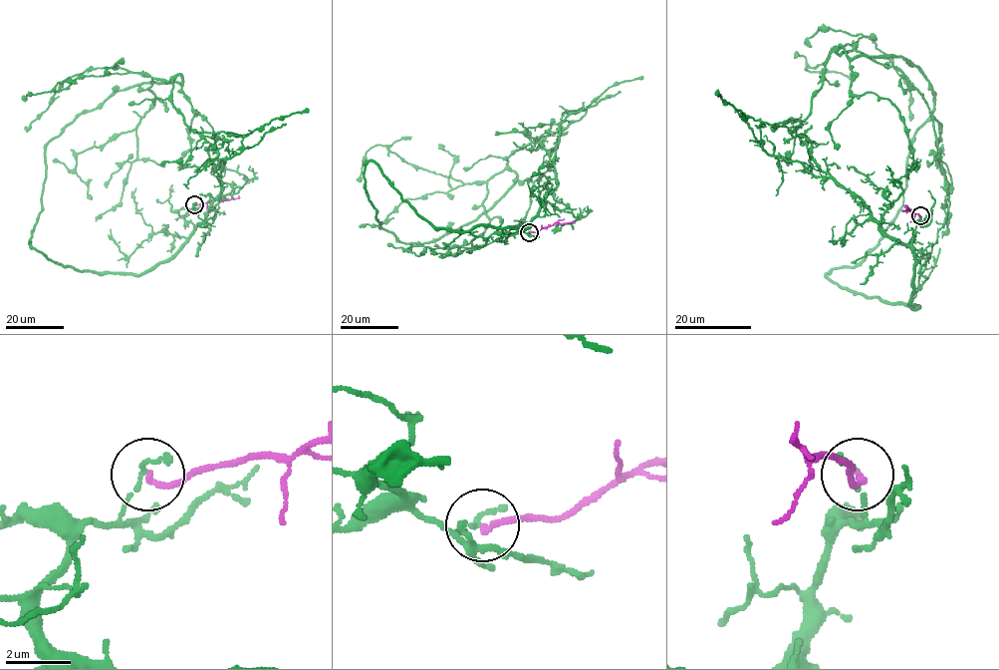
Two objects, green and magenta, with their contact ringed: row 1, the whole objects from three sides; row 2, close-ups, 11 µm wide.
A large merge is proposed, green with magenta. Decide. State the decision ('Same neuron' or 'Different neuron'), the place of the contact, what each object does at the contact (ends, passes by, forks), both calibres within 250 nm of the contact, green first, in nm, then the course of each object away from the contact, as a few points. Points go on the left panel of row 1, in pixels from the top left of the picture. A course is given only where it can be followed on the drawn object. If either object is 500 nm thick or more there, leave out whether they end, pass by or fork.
Different neuron. Place: (194, 204). At the ring green passes by. At the ring magenta ends. Thickness 110 nm (green) against 180 nm. Course of green: (194, 204), (193, 232), (139, 274), (29, 243), (50, 141), (178, 75), (76, 156), (92, 198). Course of magenta: (194, 204), (239, 196)

